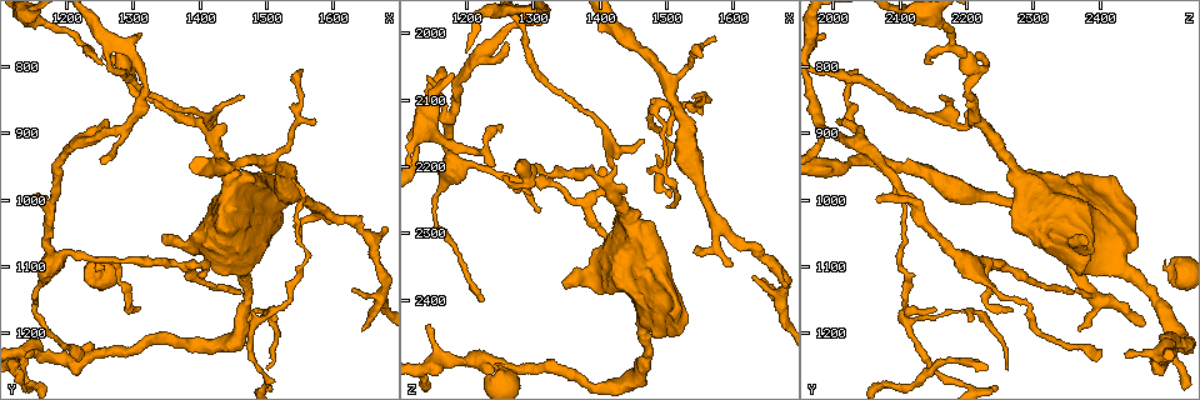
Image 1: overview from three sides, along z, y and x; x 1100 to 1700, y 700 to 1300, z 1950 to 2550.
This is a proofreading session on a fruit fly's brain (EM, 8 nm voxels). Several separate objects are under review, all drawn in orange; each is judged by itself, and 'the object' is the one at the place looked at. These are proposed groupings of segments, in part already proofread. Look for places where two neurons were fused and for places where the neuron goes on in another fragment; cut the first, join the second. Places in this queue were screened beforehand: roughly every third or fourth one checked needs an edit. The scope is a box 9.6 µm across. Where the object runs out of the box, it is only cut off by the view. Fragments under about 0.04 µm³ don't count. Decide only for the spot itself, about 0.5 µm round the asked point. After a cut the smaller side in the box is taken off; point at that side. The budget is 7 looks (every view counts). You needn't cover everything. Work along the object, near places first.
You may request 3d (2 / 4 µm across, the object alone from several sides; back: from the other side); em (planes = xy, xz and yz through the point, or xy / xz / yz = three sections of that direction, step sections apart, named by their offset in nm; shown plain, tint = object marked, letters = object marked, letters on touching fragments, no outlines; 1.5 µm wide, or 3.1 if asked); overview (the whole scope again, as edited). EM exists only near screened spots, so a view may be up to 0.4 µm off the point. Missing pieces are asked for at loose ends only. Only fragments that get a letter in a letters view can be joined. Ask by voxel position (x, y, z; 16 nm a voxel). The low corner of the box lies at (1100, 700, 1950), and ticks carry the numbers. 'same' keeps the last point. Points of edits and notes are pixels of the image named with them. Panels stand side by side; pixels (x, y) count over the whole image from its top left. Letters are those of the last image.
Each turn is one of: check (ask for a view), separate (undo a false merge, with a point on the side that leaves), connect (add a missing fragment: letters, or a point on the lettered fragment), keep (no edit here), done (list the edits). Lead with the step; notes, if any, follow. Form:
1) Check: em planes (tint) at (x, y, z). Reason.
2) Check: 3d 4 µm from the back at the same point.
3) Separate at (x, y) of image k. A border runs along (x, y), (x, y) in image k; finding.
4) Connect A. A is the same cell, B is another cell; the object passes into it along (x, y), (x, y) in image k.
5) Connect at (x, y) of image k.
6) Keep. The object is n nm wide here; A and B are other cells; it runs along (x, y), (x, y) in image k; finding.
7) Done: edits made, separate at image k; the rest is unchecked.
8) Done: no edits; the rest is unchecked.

Check: em xz step 4 (tint) at (1180, 1085, 2190). Abrupt turn.

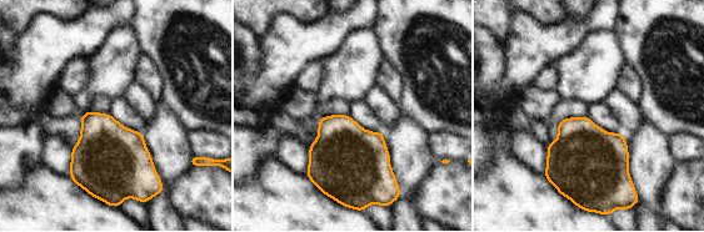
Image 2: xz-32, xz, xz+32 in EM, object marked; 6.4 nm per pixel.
Check: em yz step 8 (letters) at the same point. Cut it another way.

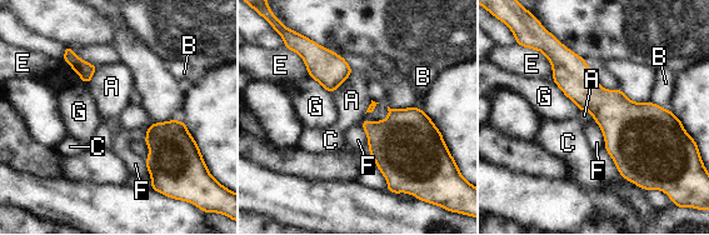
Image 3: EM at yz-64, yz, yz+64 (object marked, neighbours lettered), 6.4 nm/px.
Keep. A, B, C, E, F and G are other cells; a border runs along (552, 69), (553, 79) in image 3; continuous, no second neuron.

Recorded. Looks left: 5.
Check: 3d 2 µm at (1405, 1115, 2205).

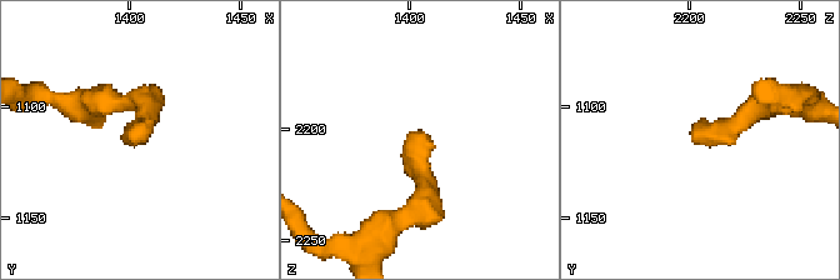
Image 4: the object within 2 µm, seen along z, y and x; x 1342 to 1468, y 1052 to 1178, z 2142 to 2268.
Check: em xy step 8 (tint) at (1401, 1116, 2202).

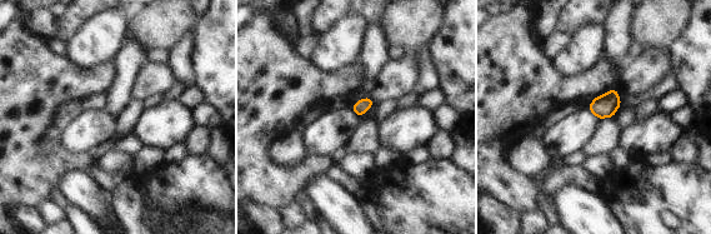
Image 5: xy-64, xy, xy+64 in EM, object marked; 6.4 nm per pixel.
Check: em planes (letters) at the same point.

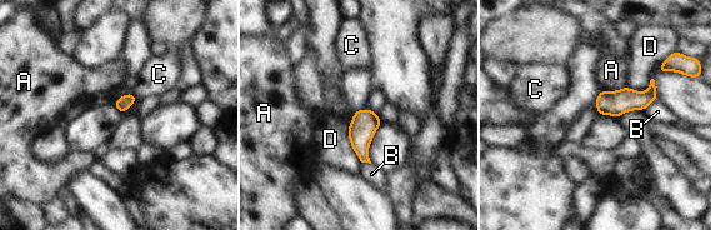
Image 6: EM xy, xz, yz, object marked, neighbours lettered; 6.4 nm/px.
Keep. A, B, C and D are other cells; a border runs along (348, 125), (348, 139), (361, 163) in image 6; no lettered fragment goes on from it.

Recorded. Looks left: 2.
Check: em xy step 8 (tint) at (1600, 1035, 2345). Free end.

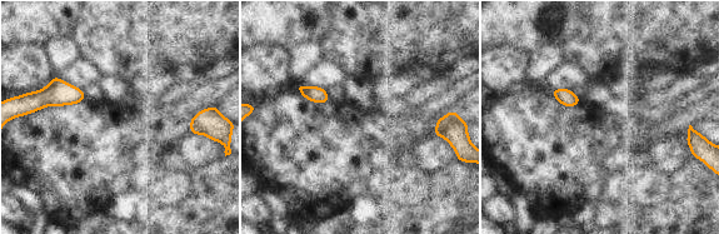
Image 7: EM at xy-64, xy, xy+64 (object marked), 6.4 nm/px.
Check: em planes (letters) at the same point.

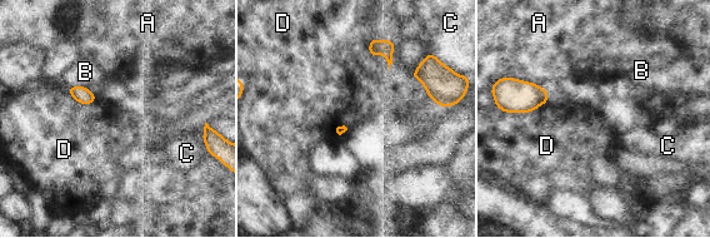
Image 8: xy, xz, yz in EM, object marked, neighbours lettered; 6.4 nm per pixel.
Keep. The longest contact is with D, 220 nm; A, B, C and D are other cells; a border runs along (369, 44), (389, 70) in image 8; no lettered fragment goes on from it.

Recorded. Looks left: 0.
Done: no edits; the rest is unchecked.

